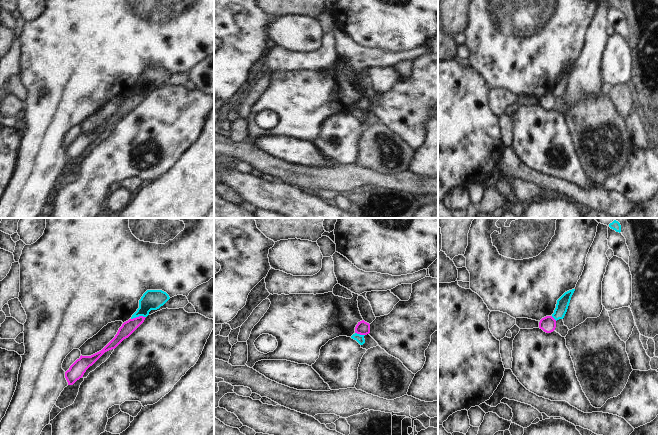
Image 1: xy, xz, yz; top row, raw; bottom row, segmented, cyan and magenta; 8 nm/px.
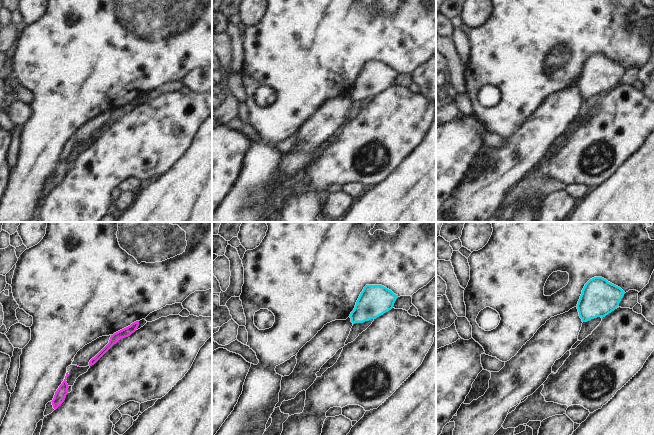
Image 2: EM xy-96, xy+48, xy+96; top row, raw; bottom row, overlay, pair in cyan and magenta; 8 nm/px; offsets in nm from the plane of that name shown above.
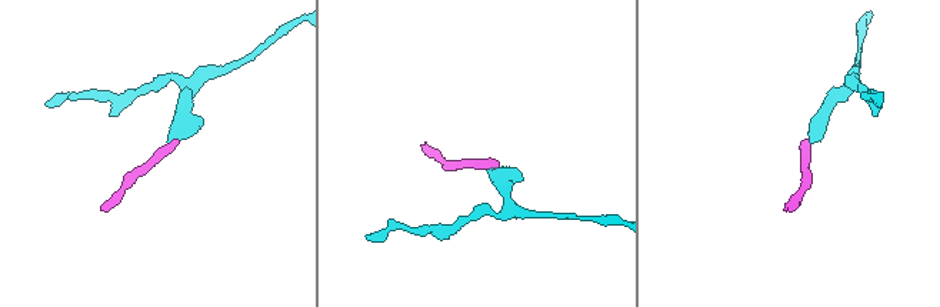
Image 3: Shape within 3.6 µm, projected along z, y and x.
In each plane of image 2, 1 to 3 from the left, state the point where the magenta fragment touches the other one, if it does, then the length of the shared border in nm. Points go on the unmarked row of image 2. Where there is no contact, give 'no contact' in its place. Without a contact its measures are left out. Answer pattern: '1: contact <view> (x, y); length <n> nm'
1: no contact
2: no contact
3: no contact

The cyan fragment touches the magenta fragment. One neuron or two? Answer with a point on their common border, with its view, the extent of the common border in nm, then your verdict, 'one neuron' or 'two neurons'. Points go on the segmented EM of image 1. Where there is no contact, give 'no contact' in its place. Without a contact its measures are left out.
contact xy (138, 316); length 120 nm; two neurons

